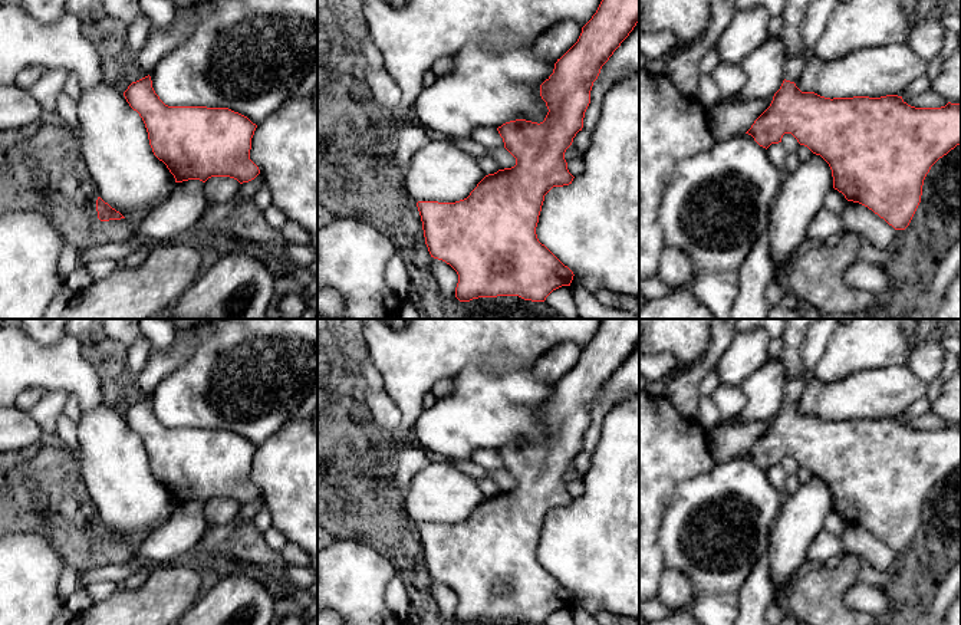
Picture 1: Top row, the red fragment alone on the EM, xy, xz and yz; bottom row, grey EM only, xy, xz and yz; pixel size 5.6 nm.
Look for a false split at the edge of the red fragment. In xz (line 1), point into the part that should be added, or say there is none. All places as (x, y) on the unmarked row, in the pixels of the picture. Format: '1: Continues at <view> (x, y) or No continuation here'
1: No continuation here

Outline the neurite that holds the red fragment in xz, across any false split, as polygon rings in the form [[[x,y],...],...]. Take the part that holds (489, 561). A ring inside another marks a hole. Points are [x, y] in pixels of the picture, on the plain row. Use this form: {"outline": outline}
{"outline": [[[602,319],[577,364],[557,381],[553,395],[540,407],[540,418],[549,431],[544,443],[516,441],[497,450],[516,487],[486,497],[464,522],[417,524],[431,579],[445,583],[458,596],[455,619],[460,624],[497,618],[544,624],[553,612],[570,608],[573,593],[537,560],[539,537],[544,517],[553,509],[572,506],[575,499],[567,491],[565,474],[583,450],[590,412],[602,388],[638,343],[639,319]]]}

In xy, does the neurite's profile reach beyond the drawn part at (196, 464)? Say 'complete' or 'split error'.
complete

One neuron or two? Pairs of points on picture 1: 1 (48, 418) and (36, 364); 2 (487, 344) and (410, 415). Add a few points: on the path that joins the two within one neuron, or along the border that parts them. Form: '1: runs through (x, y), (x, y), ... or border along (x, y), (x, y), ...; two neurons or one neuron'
1: border along (46, 390), (61, 390), (66, 394); two neurons
2: runs through (463, 344), (458, 344), (411, 391); one neuron

